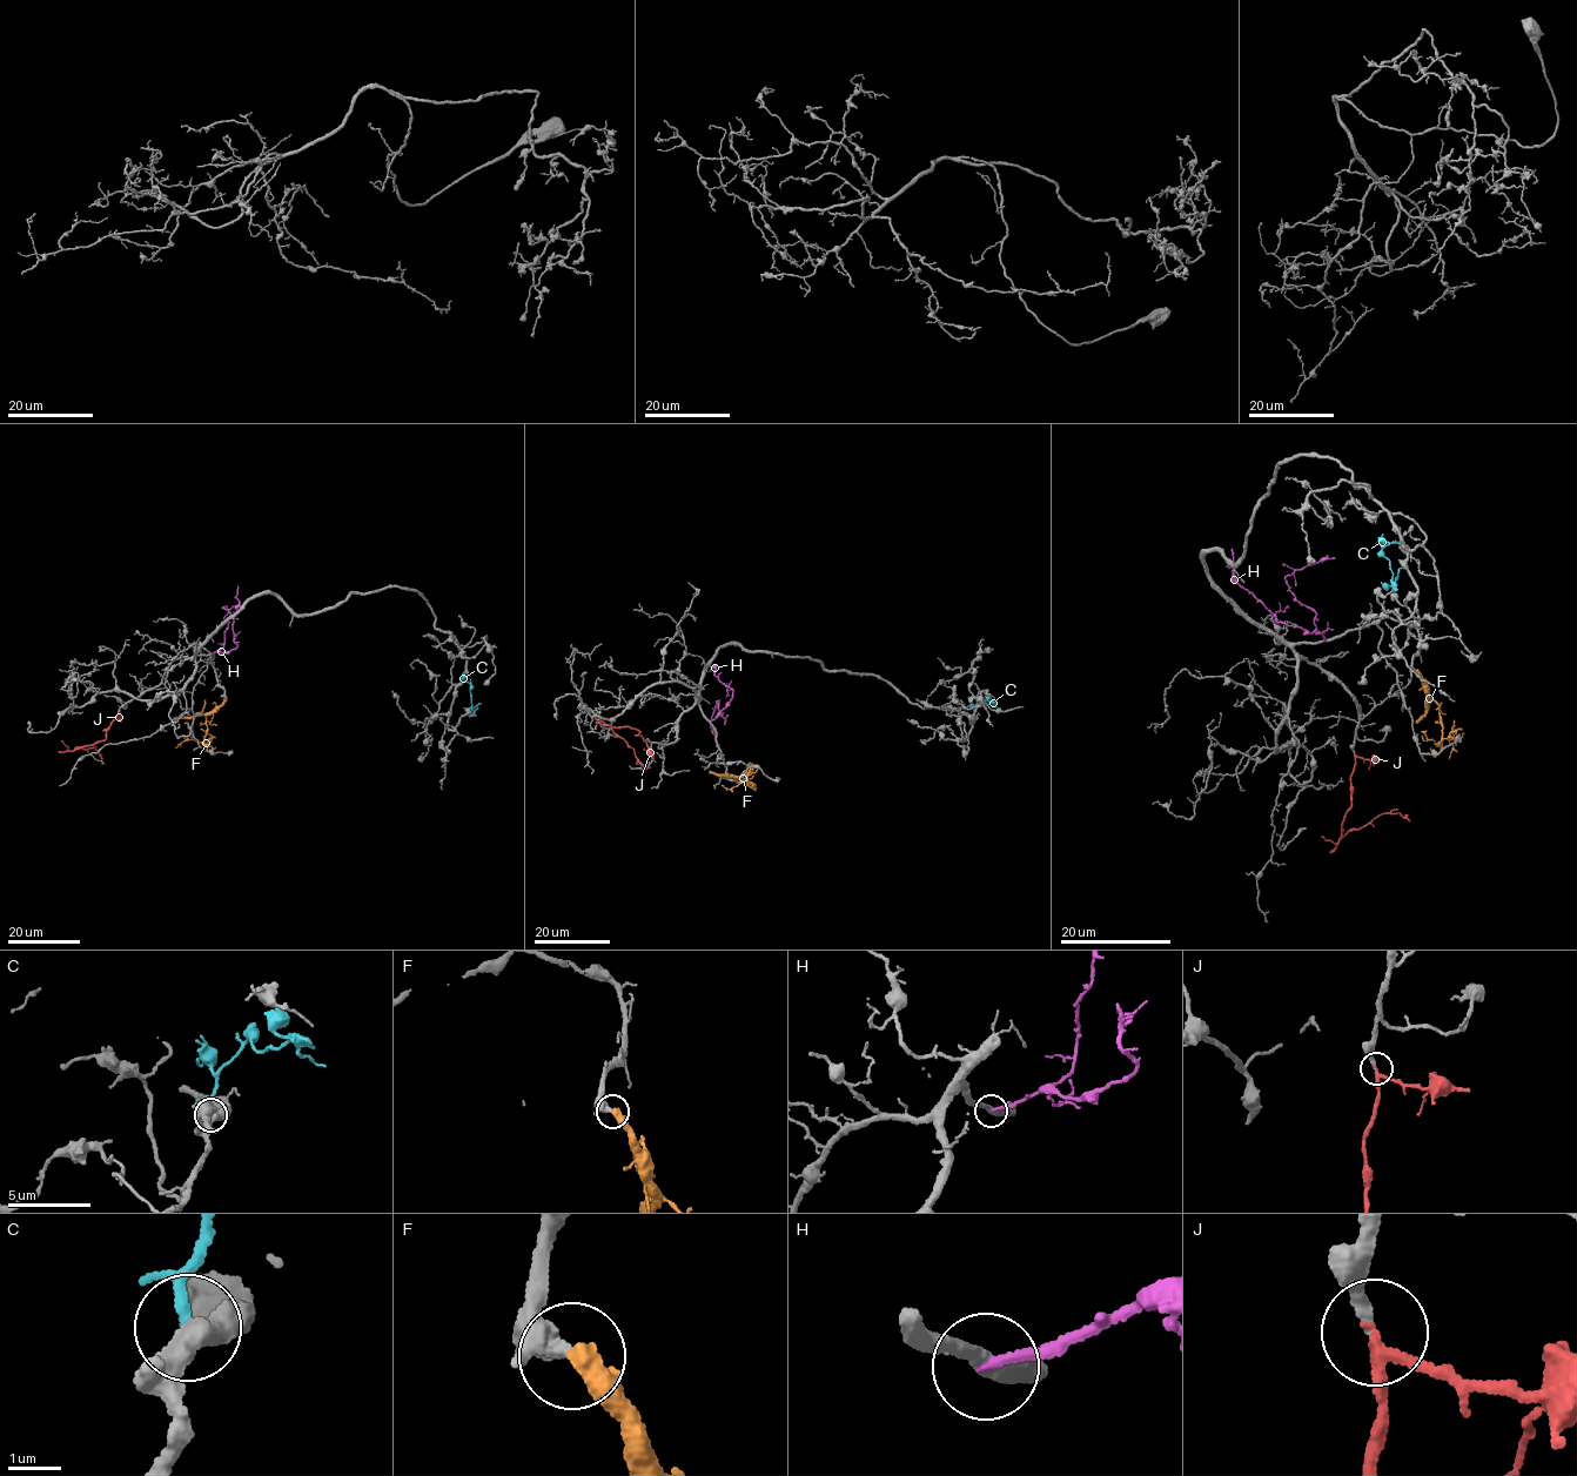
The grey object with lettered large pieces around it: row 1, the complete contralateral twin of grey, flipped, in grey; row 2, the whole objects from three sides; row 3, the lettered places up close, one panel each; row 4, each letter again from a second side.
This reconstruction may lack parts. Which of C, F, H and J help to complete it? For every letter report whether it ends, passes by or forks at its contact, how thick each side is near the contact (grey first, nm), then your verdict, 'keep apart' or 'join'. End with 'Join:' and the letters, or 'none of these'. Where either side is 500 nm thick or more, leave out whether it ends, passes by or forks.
C: it passes by | 460/140 nm | keep apart
F: it passes by | 440/340 nm | keep apart
H: it ends | 300/200 nm | keep apart
J: it passes by | 260/240 nm | join
Join: J

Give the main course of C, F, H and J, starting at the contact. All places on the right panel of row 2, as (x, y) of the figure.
C: (1402, 543), (1389, 543), (1382, 549), (1389, 559), (1393, 581), (1402, 569)
F: (1415, 670), (1438, 705), (1442, 735), (1455, 740), (1448, 758)
H: (1324, 641), (1319, 632), (1312, 633), (1276, 621), (1272, 612), (1242, 588), (1234, 575), (1232, 549)
J: (1354, 755), (1351, 804), (1341, 827), (1343, 836), (1386, 812), (1397, 813), (1409, 820)

